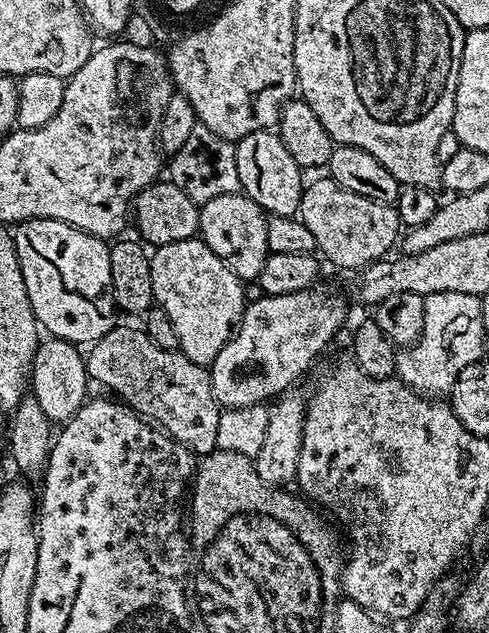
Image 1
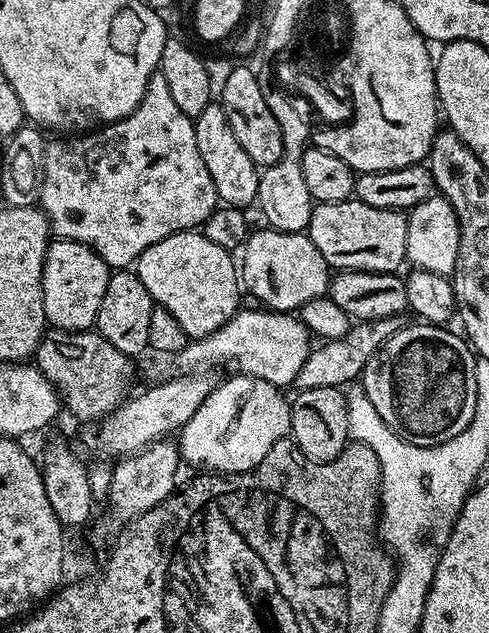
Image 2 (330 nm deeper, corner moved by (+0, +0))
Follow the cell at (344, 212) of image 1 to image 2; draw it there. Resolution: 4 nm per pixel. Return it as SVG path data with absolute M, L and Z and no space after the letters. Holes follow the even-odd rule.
M358 199L317 203L310 214L306 235L312 239L314 246L322 250L322 258L336 270L349 272L396 272L399 264L406 260L406 226L408 217L403 211L395 212L378 206L366 206Z

